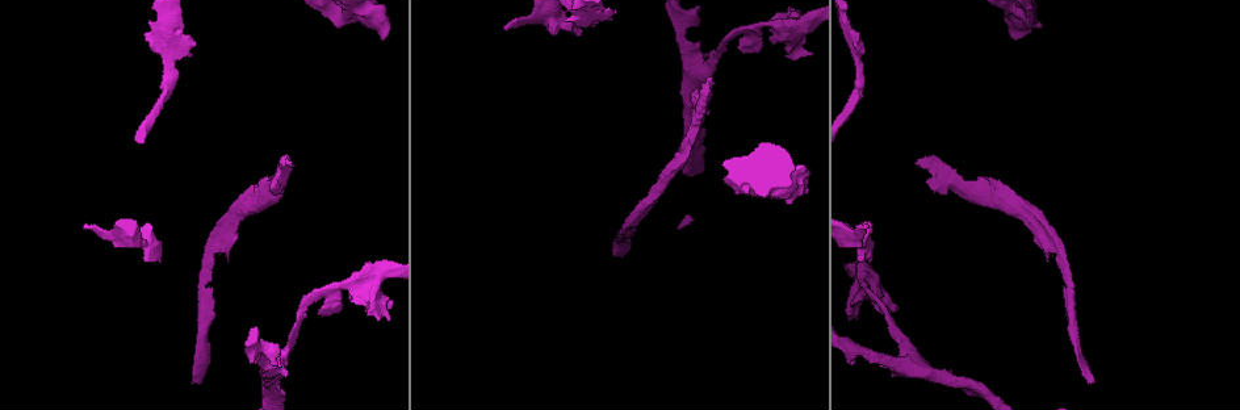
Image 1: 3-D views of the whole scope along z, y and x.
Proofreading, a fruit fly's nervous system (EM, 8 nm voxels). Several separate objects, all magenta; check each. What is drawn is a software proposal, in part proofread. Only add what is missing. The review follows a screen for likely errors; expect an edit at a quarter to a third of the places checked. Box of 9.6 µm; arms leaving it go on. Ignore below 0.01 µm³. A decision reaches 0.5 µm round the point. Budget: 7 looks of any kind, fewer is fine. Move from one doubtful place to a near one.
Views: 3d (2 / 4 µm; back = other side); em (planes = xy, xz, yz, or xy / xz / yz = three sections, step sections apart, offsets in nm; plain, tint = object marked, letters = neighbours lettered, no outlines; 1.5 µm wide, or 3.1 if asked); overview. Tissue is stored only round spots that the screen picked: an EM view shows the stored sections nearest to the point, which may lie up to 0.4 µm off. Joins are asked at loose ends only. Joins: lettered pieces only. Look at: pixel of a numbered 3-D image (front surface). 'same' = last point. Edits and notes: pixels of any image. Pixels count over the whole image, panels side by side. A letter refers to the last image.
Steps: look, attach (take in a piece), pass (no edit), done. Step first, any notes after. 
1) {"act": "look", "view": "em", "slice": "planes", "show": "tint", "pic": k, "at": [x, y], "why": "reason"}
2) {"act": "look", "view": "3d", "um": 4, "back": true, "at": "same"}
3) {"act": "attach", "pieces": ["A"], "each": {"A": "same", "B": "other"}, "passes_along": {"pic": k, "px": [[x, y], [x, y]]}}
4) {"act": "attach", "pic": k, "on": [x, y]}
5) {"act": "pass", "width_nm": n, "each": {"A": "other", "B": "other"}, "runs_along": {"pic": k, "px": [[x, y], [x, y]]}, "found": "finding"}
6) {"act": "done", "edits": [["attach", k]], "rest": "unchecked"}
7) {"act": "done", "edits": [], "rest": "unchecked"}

{"act": "look", "view": "em", "slice": "xy", "step": 4, "show": "letters", "pic": 1, "at": [866, 227]}

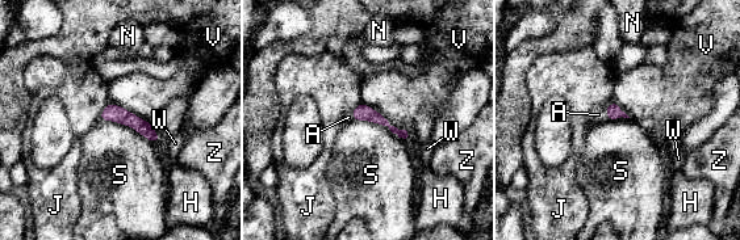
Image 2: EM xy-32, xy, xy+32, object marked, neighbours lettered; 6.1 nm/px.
{"act": "attach", "pieces": ["A"], "longest_contact_nm": ["S", 360], "each": {"A": "same", "H": "other", "J": "other", "N": "other", "S": "other", "V": "other", "W": "other", "Z": "other"}, "passes_along": {"pic": 2, "px": [[614, 112], [607, 113], [598, 114]]}, "found": "it goes on there"}

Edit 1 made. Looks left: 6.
{"act": "look", "view": "overview", "why": "redraw"}

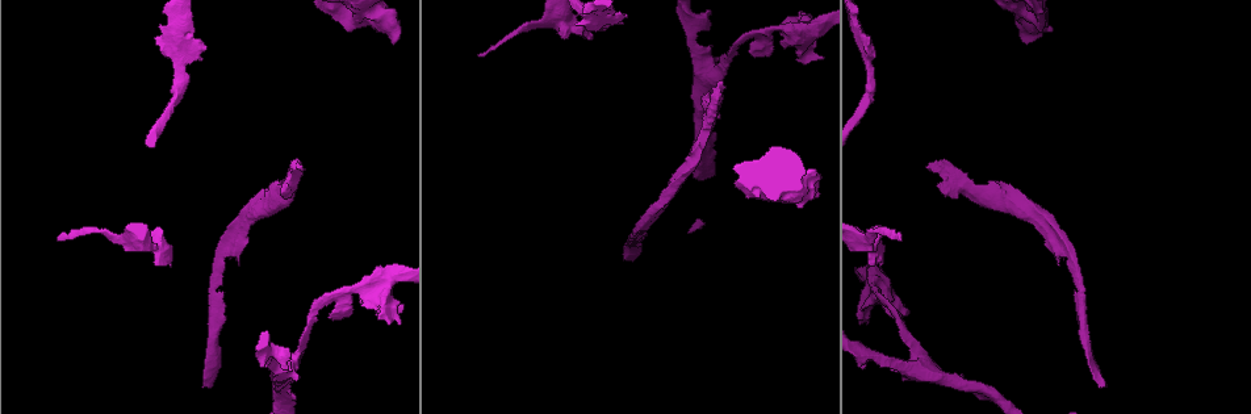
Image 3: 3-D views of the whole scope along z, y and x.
{"act": "look", "view": "em", "slice": "planes", "show": "plain", "pic": 3, "at": [1024, 40], "why": "an open end"}

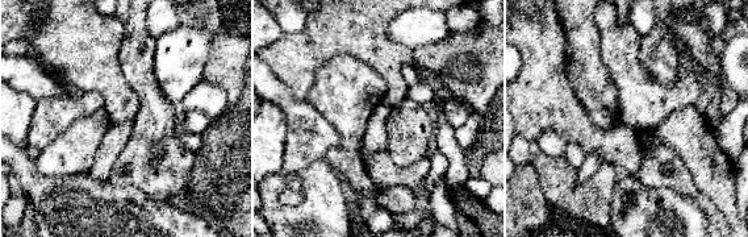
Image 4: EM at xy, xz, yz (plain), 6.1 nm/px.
{"act": "look", "view": "em", "slice": "planes", "show": "letters", "at": "same", "why": "see the neighbours"}

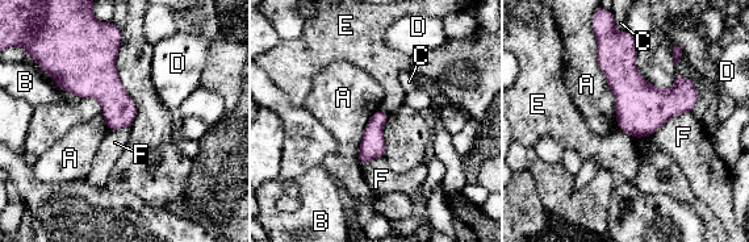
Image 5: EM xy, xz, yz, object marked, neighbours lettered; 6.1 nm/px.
{"act": "pass", "each": {"A": "other", "B": "other", "C": "other", "D": "other", "E": "other", "F": "other"}, "border": {"pic": 5, "px": [[595, 37], [618, 126]]}, "found": "no lettered piece goes on from it"}

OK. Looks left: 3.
{"act": "look", "view": "3d", "um": 2, "pic": 3, "at": [625, 260], "why": "an open end"}

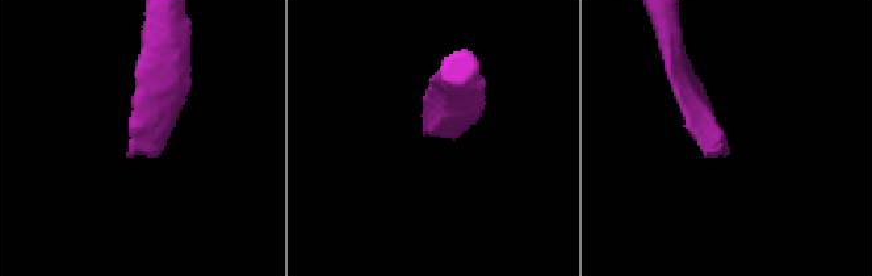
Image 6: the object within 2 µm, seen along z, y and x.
{"act": "look", "view": "em", "slice": "xy", "step": 4, "show": "letters", "pic": 6, "at": [424, 136], "why": "need the tissue"}

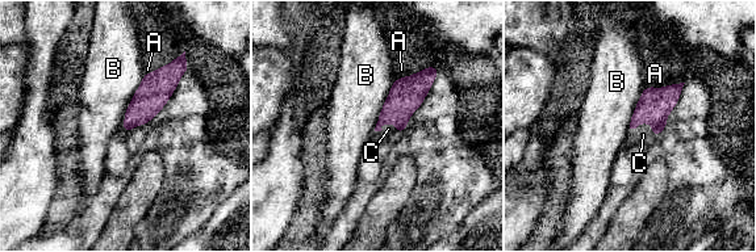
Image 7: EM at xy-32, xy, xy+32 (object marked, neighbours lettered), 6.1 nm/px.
{"act": "attach", "pieces": ["C"], "longest_contact_nm": ["B", 360], "each": {"A": "other", "B": "other", "C": "same"}, "found": "it goes on there"}

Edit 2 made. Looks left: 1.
{"act": "done", "edits": [["attach", 2], ["attach", 7]], "rest": "unchecked"}

